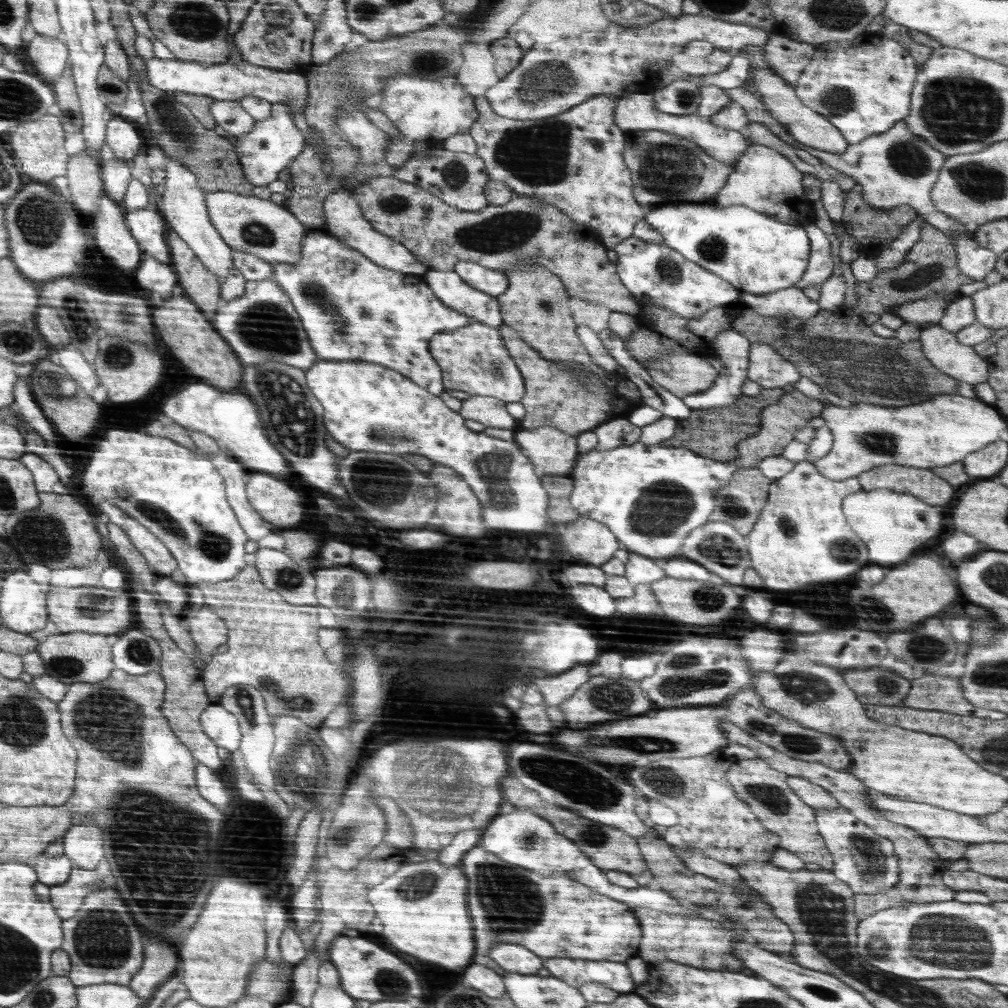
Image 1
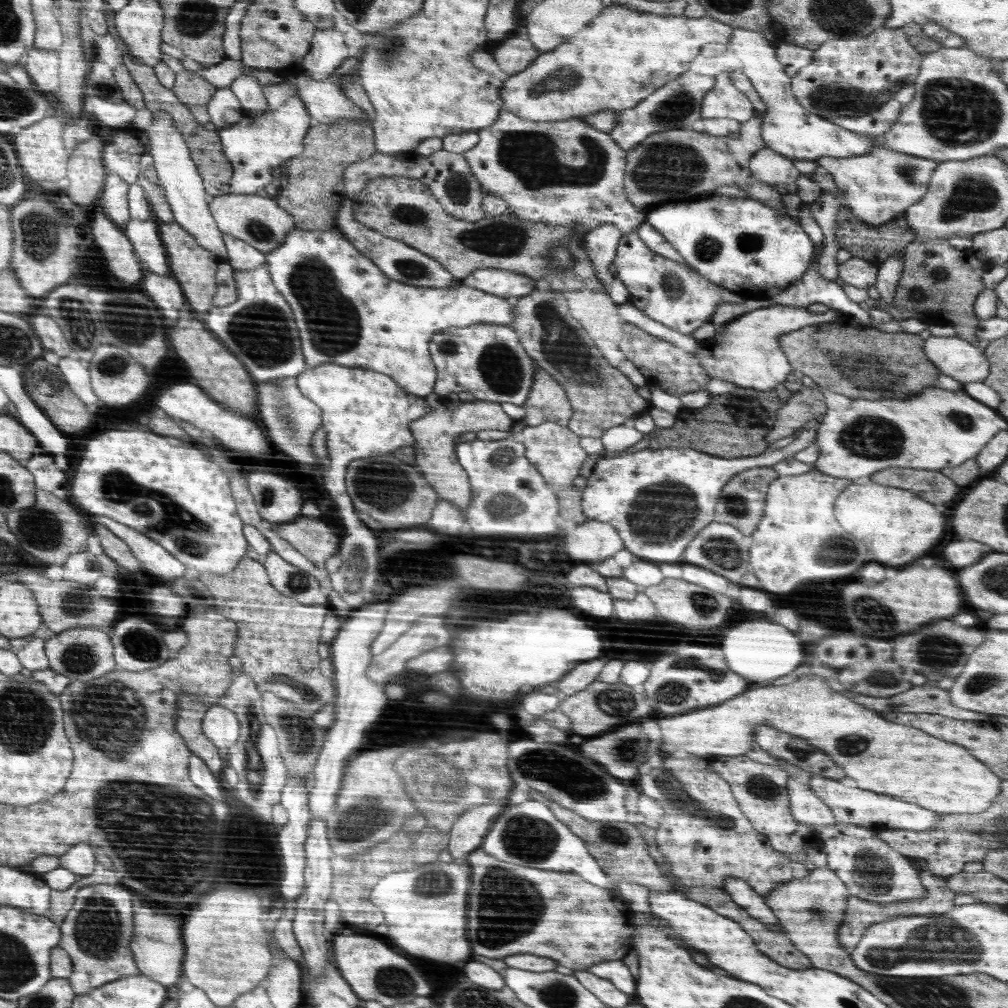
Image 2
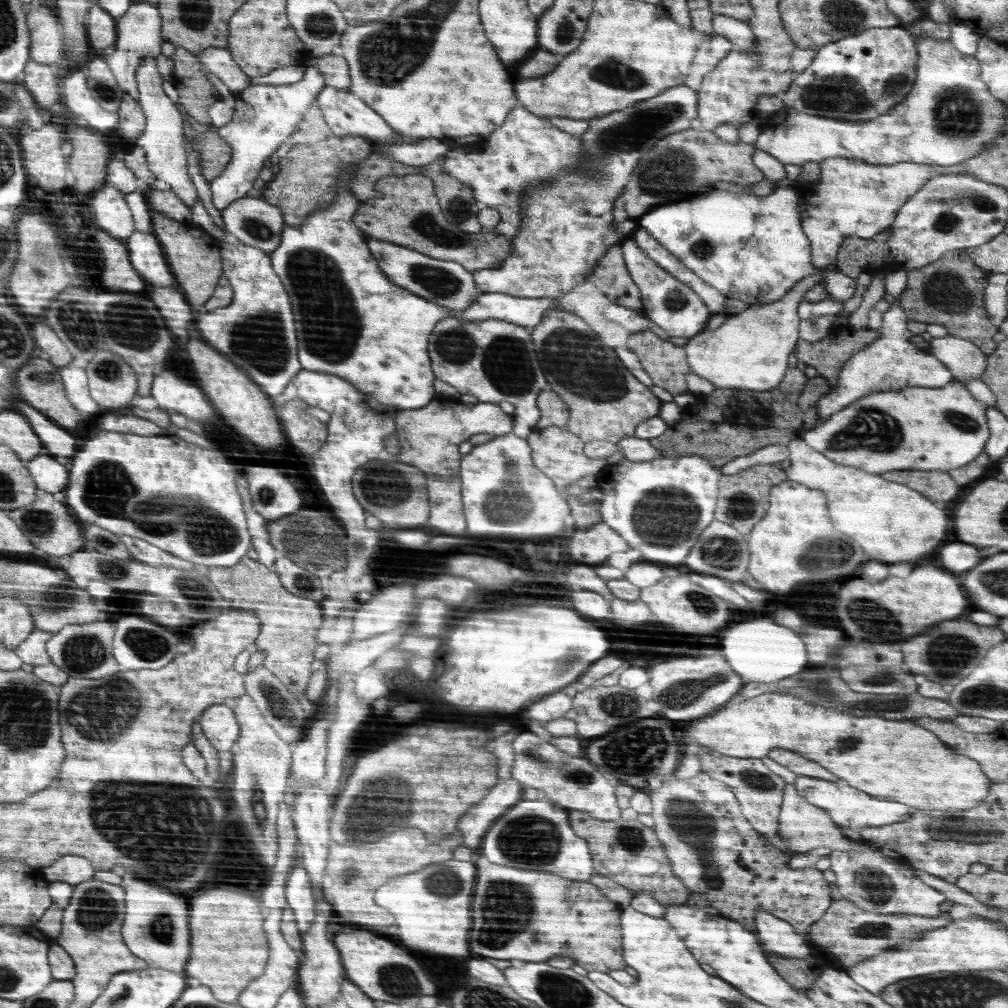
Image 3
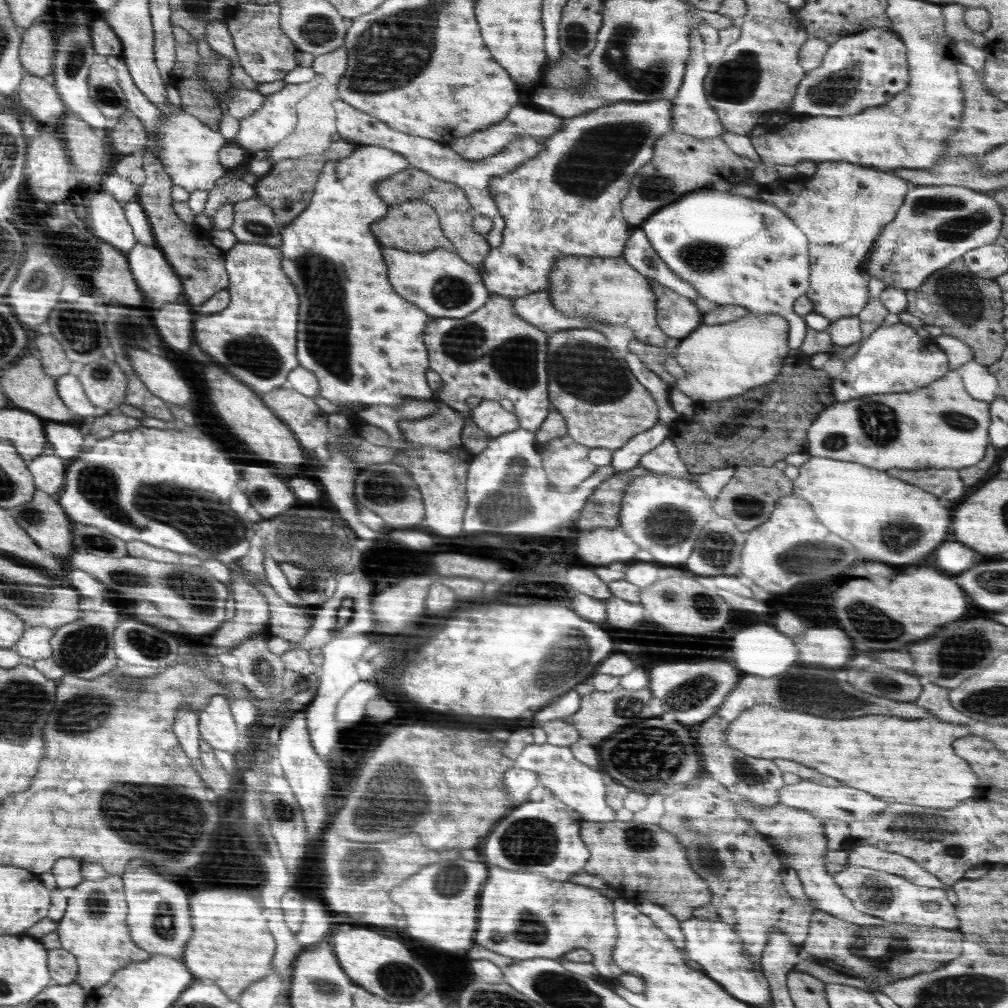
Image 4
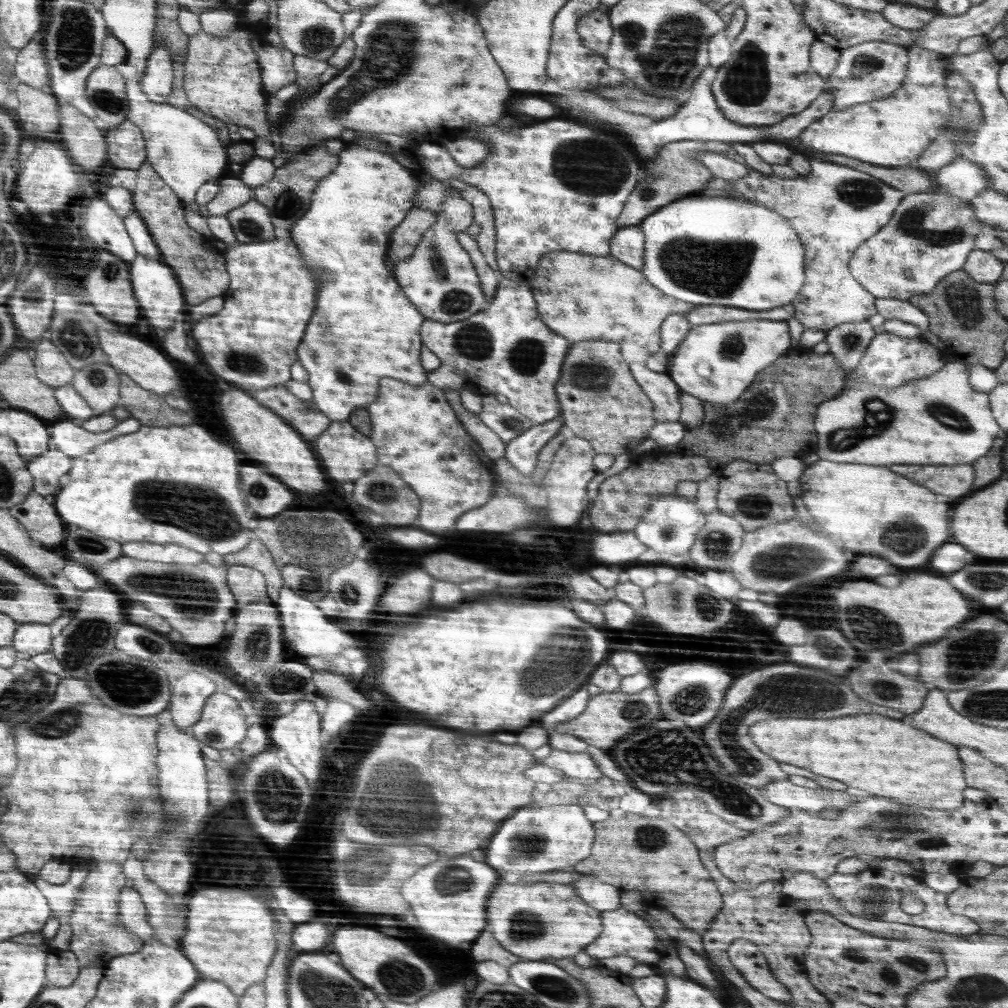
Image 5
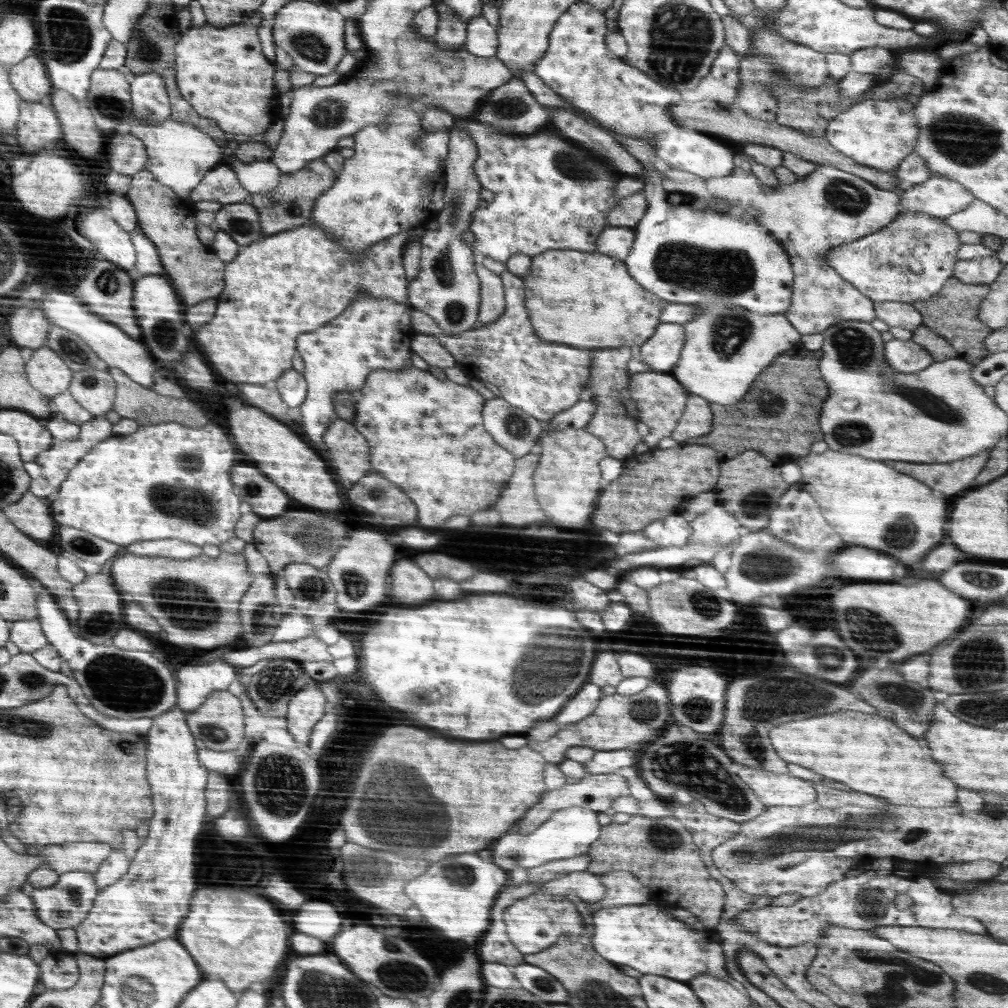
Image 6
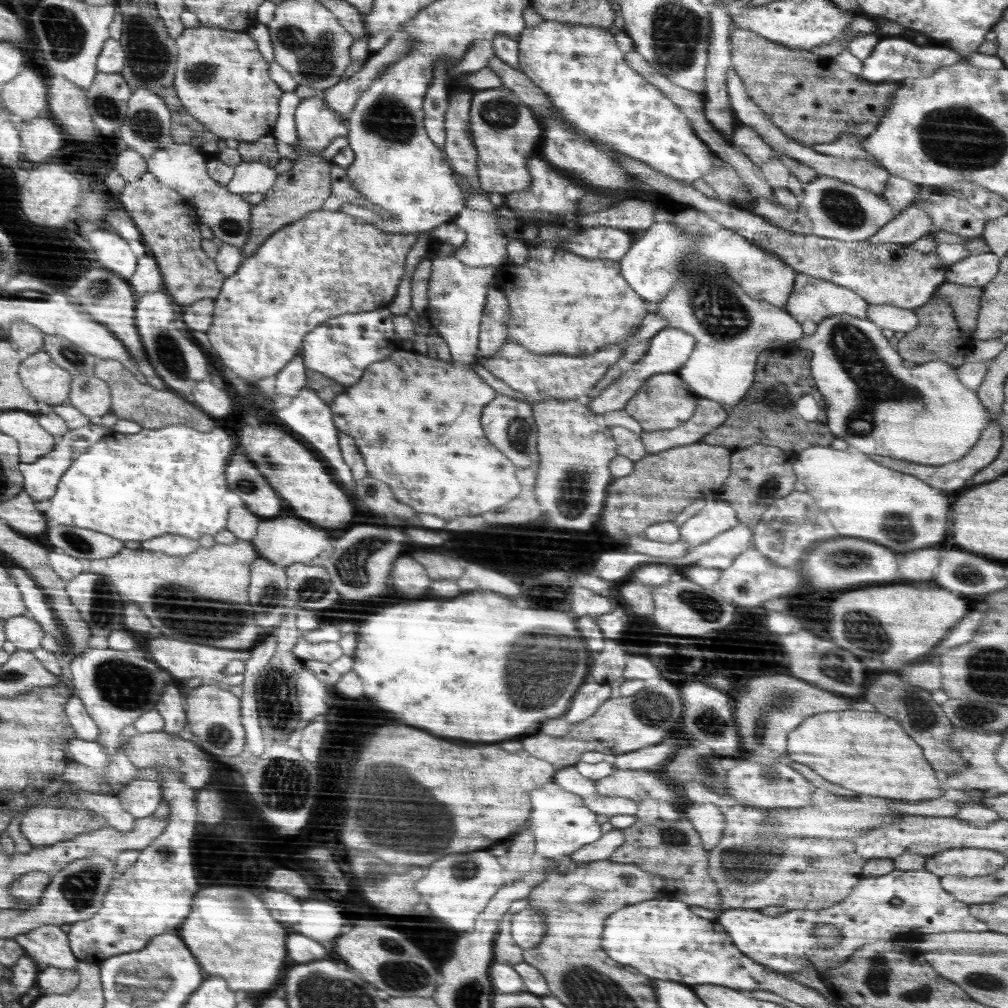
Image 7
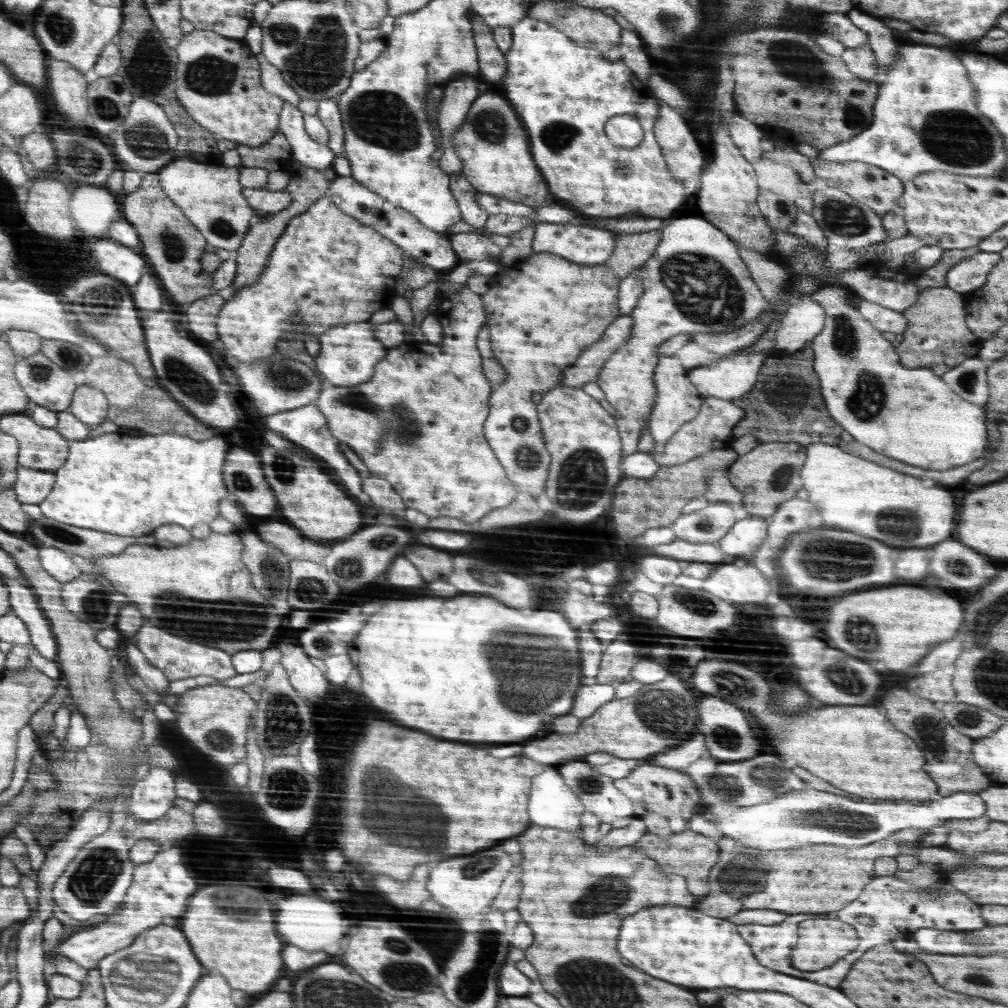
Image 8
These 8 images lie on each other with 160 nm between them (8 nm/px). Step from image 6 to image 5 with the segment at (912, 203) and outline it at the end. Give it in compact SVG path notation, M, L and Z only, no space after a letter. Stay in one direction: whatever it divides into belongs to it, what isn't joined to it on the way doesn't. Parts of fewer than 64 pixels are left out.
M956 159L940 168L933 177L938 191L966 202L971 202L981 190L989 188L987 172L968 159Z

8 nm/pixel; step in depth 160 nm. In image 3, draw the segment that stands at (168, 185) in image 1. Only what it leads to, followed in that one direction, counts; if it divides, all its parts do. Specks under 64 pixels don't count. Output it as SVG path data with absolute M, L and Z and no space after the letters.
M146 57L141 67L137 70L137 87L140 97L137 100L145 114L145 130L140 138L134 140L135 146L144 149L147 158L147 167L158 180L170 184L171 191L188 207L192 208L199 199L196 187L188 175L188 151L185 149L184 127L186 120L180 109L164 93L162 83L164 80L158 73L157 59Z

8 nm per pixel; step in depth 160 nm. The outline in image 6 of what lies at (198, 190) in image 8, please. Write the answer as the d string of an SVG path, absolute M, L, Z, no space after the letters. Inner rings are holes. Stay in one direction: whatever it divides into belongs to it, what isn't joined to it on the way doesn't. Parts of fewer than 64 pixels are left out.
M132 114L126 120L130 124L130 135L144 143L148 155L147 169L156 176L158 182L169 186L182 200L187 200L208 170L220 164L222 152L217 142L197 127L176 122L171 116L156 126L142 124L140 121ZM248 201L222 205L213 222L242 246L252 245L264 236L257 207Z

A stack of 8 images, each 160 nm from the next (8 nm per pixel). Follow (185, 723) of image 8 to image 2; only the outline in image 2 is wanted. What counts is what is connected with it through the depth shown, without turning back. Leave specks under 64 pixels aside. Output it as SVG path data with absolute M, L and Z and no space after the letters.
M214 704L209 707L201 722L206 738L209 738L218 748L229 748L238 742L238 730L241 730L240 720L236 720L234 711Z

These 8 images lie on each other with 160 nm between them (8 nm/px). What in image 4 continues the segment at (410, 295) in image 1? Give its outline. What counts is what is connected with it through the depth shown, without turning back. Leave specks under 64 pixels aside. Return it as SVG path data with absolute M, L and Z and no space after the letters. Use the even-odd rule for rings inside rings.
M359 145L350 156L325 165L311 204L281 229L282 272L294 285L300 300L296 326L297 361L317 375L322 398L338 406L400 407L409 398L434 398L426 378L429 360L423 333L431 318L425 310L393 289L382 244L372 231L372 224L388 216L390 208L390 204L377 194L377 184L409 167L409 159L403 154L384 147ZM547 291L515 297L513 311L520 318L527 320L532 326L536 326L550 334L554 334L559 330L581 329L593 324L592 321L584 317L563 315L563 312L555 308L551 301L550 293Z

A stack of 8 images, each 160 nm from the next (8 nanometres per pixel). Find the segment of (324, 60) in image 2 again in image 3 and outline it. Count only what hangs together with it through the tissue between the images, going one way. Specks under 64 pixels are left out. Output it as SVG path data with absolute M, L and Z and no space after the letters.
M310 66L305 68L302 80L294 84L258 84L235 94L236 106L232 122L217 130L232 147L234 155L221 176L209 183L216 210L221 212L226 205L248 196L254 180L262 174L264 162L268 159L275 160L275 152L294 135L309 106L325 85L325 75L314 66Z

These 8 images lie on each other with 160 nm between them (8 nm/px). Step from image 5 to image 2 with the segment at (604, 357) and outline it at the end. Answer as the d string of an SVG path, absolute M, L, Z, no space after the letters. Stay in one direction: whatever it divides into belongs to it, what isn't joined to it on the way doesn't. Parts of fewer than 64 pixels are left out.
M534 289L517 297L515 315L508 325L518 335L526 354L565 390L574 409L567 427L579 437L601 437L605 430L630 424L634 416L650 410L648 399L636 394L637 386L602 356L594 339L570 314L562 293Z

